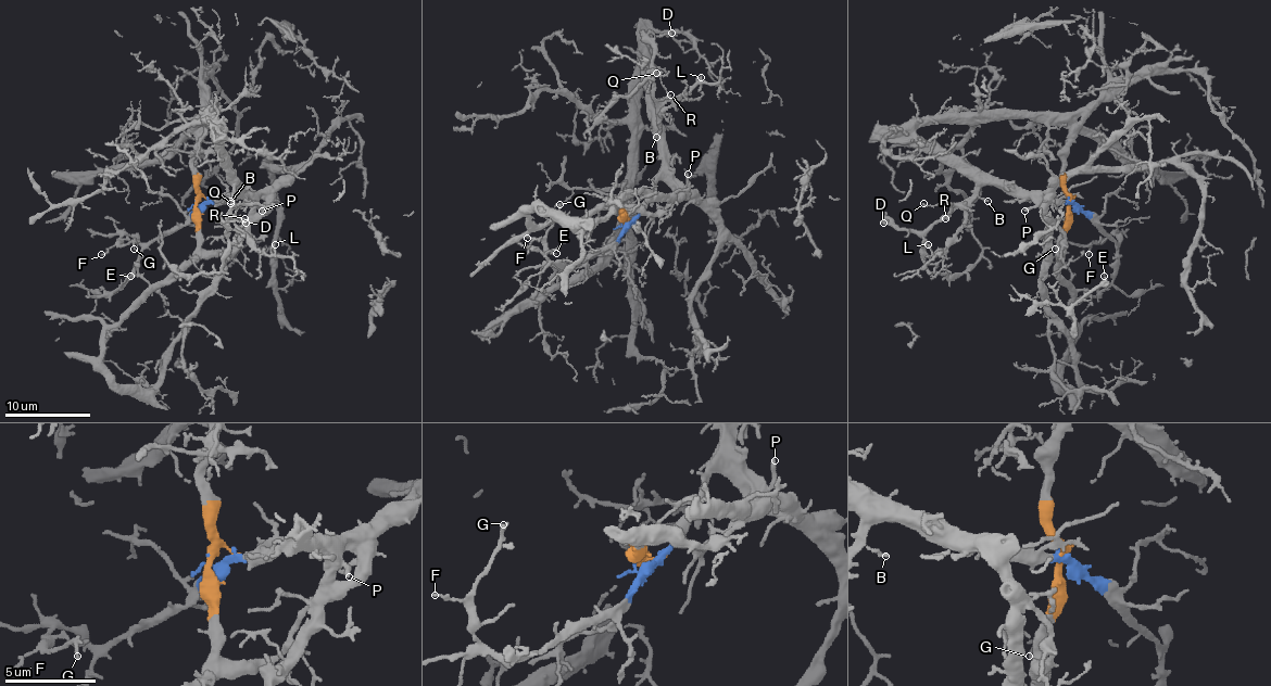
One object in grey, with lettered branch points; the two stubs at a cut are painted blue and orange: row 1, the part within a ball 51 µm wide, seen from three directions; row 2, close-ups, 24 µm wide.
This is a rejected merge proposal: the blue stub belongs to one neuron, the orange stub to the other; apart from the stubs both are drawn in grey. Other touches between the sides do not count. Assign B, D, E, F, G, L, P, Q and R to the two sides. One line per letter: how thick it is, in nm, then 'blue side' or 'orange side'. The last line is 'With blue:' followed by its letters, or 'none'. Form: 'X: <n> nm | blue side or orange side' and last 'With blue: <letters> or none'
B: 170 nm | blue side
D: 170 nm | blue side
E: 140 nm | blue side
F: 150 nm | blue side
G: 160 nm | blue side
L: 170 nm | blue side
P: 240 nm | blue side
Q: 150 nm | blue side
R: 190 nm | blue side
With blue: B, D, E, F, G, L, P, Q, R

